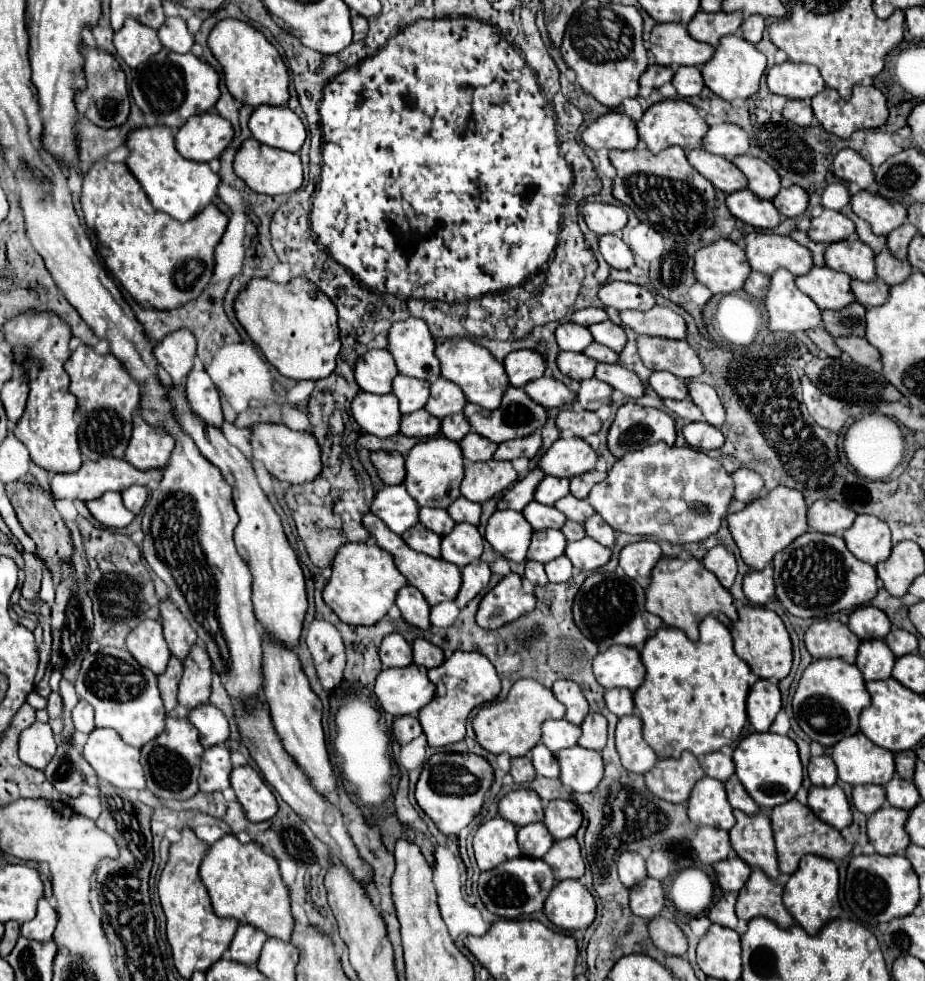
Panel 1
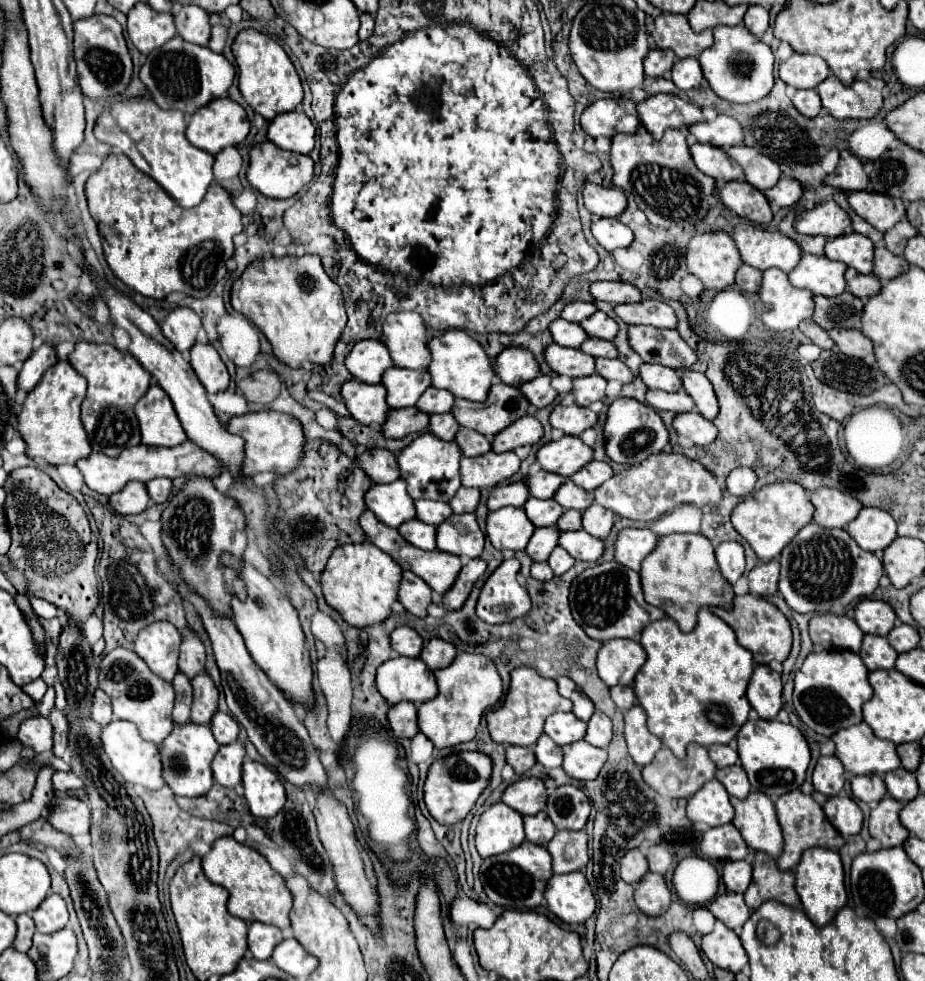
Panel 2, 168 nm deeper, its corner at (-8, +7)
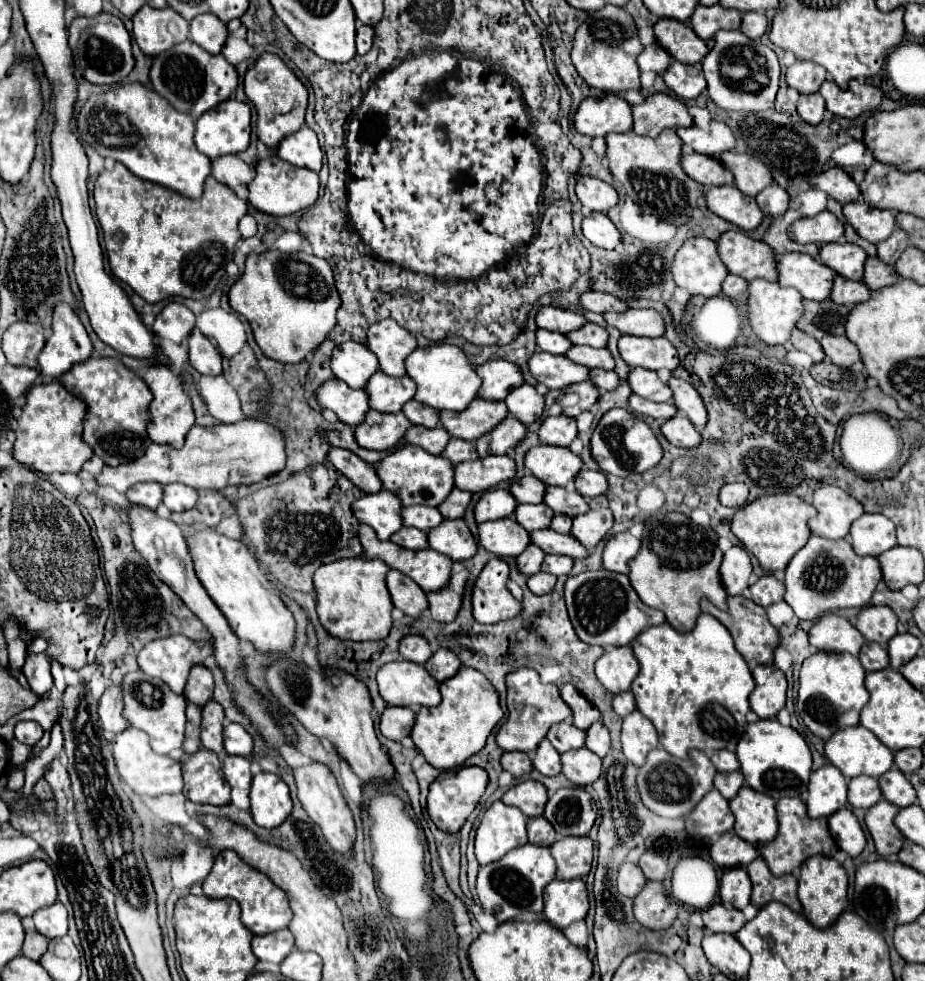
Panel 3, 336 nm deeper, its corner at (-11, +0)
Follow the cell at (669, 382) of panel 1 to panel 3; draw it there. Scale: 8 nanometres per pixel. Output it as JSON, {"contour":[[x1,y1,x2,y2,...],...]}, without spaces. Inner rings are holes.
{"contour":[[630,369,628,373,628,385,632,389,632,393,650,399,650,401,670,401,672,399,672,391,668,389,666,383,662,383,656,375,656,371,648,371,648,369]]}

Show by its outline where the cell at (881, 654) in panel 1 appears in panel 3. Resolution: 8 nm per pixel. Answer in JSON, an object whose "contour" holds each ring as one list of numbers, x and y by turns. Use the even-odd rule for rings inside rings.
{"contour":[[870,641,864,643,858,659,860,659,864,671,880,671,880,669,886,669,890,665,888,651,880,643,870,643]]}

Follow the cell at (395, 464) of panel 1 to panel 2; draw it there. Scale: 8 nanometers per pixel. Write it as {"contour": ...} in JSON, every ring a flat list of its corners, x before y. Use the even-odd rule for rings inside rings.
{"contour":[[369,448,363,454,359,454,357,460,359,460,361,468,367,472,367,476,377,484,393,482,401,476,397,472,397,454,393,454,391,450]]}

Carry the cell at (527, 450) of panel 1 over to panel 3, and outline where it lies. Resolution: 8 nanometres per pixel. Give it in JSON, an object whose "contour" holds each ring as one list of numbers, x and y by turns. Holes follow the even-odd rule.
{"contour":[[506,417,492,431,488,431,480,439,476,439,476,451,480,457,504,455,518,441,522,441,524,435,526,435,526,427,518,419]]}

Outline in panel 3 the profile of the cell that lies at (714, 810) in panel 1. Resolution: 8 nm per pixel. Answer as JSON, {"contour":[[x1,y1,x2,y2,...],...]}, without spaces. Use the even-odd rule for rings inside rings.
{"contour":[[712,789,684,819,686,831,698,837,712,837,716,833,726,833,734,827,734,815,728,807,728,801]]}

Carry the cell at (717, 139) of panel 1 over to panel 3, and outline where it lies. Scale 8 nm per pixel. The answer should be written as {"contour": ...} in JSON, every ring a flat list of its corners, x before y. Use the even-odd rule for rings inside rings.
{"contour":[[710,121,708,129,700,129,696,125,692,127,680,127,676,129,678,137,684,141,684,145,692,147,696,153,718,157,724,151,732,151,736,145,736,139,726,123]]}

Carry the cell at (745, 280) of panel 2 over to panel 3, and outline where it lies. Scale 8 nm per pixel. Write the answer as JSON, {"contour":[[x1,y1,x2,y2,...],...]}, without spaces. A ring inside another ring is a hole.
{"contour":[[728,275,722,283,722,295,730,297,732,301,744,301,748,297,748,283,742,277]]}

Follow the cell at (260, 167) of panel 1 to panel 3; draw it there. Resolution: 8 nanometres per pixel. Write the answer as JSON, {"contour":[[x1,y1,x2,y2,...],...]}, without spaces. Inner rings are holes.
{"contour":[[270,153,266,159,260,159,256,165,256,177,248,185,248,201,254,209,282,217,292,215,296,211,304,211,312,207,318,199,318,173,294,167,286,161,282,161,276,153]]}

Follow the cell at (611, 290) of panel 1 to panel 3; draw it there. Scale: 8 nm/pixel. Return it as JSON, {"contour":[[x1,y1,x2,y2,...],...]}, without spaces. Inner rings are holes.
{"contour":[[588,291,584,295,580,295,580,305,586,311,594,311,594,313,606,313,606,311,624,311,626,305,624,301,616,299,610,293,598,293,598,291]]}

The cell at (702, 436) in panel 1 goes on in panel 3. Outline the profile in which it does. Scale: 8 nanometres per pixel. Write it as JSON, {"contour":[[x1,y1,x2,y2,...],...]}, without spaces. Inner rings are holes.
{"contour":[[674,415,672,419,664,421,660,431,674,447,696,447,700,443,700,433,696,433,684,415]]}

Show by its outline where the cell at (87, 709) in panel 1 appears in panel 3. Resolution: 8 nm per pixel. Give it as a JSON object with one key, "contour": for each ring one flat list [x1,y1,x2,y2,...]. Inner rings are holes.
{"contour":[[108,687,100,699,98,713,100,713,100,723,104,731,110,733,120,733,130,727,130,723,124,719,124,699,122,699,122,687]]}

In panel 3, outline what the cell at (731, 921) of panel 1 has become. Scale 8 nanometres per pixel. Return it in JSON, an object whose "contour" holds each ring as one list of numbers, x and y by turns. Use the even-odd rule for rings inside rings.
{"contour":[[722,903,710,905,702,911,704,927,708,933,738,933,738,929,746,923,746,917,742,911,734,907,724,907]]}

